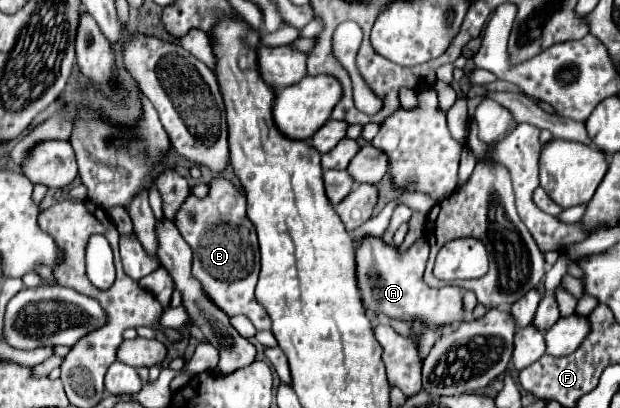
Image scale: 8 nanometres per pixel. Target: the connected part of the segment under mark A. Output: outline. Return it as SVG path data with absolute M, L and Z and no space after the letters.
M366 237L362 245L356 247L356 271L358 287L362 291L362 301L372 315L386 315L390 319L416 319L424 321L428 327L448 327L462 321L462 289L442 287L430 289L422 275L426 269L430 245L426 237L420 237L406 253L398 253L396 247L382 243L382 239Z

